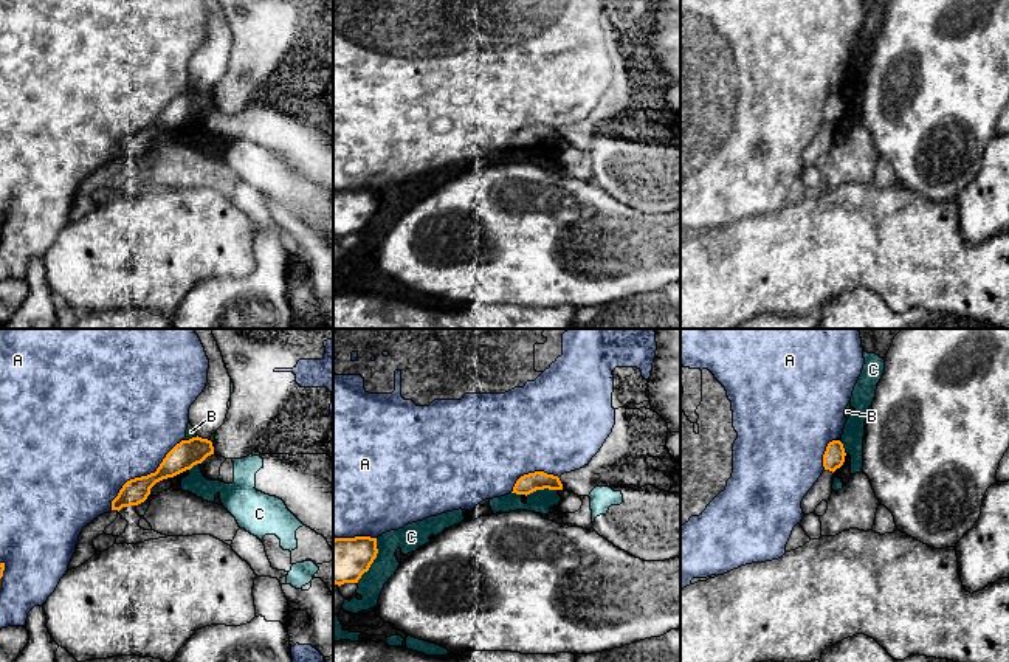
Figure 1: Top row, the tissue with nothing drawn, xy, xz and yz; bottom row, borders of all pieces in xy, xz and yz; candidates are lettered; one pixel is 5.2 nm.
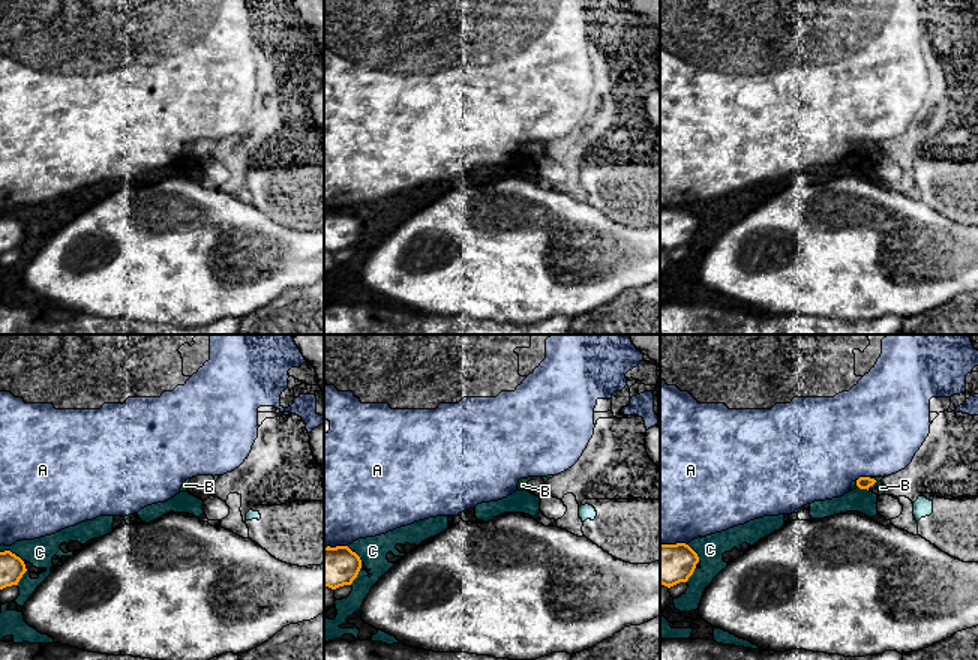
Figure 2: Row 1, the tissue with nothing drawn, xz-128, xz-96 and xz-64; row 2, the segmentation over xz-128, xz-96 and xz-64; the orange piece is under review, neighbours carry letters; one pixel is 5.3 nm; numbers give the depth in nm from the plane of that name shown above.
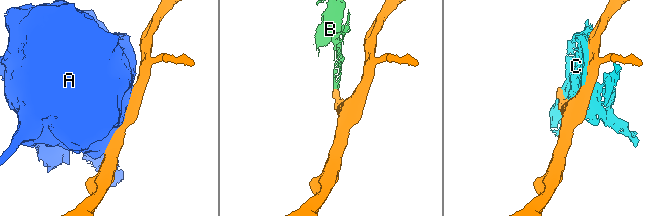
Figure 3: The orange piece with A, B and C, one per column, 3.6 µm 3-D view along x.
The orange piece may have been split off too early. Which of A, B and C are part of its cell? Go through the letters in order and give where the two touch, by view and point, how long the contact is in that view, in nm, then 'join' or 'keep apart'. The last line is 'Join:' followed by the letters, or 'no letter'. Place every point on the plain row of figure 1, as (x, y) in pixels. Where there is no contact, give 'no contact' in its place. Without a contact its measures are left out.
A: meets orange in xy at (143, 129); contact 550 nm long; keep apart
B: meets orange in xy at (192, 90); contact 80 nm long; keep apart
C: meets orange in xz at (372, 214); contact 260 nm long; keep apart
Join: no letter

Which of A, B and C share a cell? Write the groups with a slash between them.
A B / C

